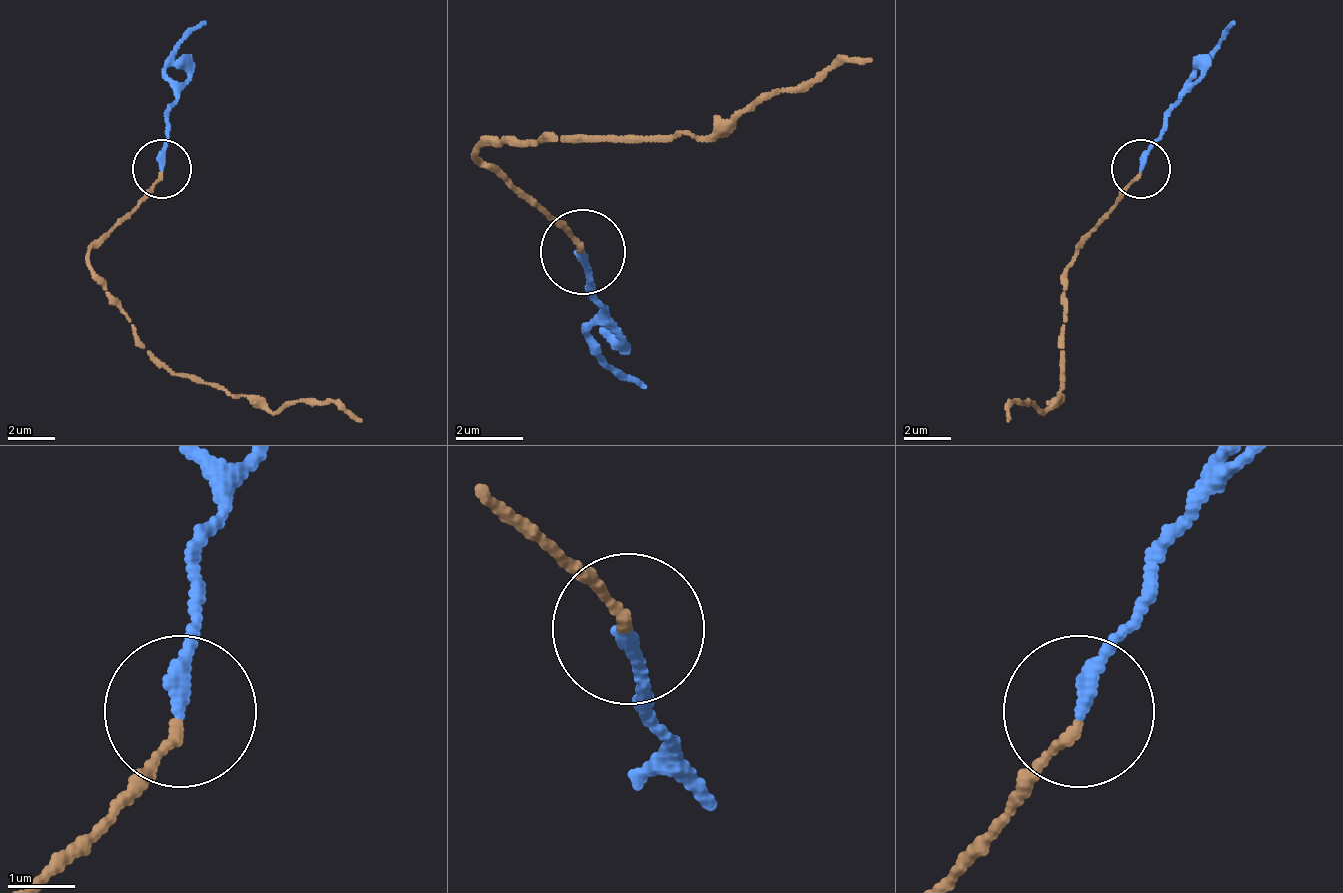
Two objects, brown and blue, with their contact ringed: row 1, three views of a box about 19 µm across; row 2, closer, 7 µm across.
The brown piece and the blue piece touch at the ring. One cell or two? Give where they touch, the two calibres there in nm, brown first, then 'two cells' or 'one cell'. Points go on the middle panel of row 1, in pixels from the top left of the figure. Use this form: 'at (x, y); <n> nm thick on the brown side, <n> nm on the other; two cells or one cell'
at (582, 251); 120 nm thick on the brown side, 240 nm on the other; one cell

